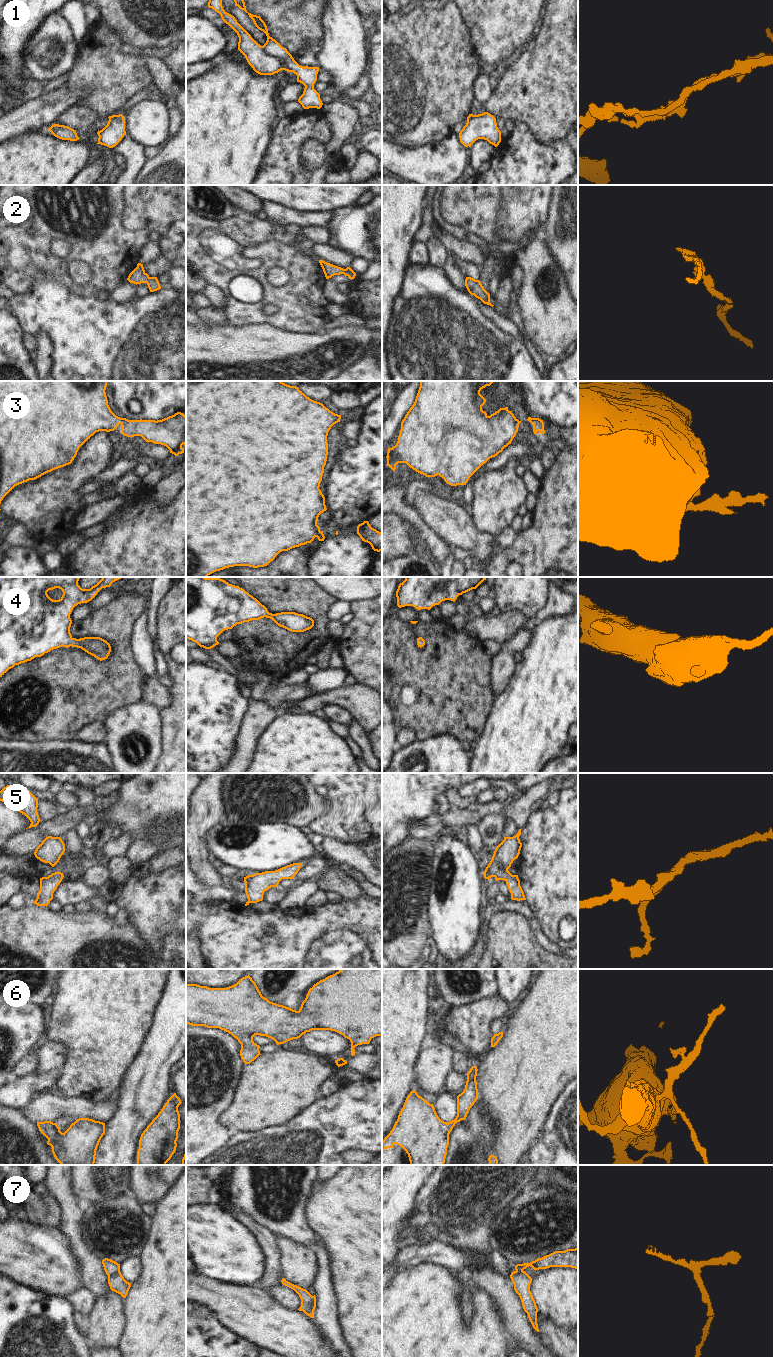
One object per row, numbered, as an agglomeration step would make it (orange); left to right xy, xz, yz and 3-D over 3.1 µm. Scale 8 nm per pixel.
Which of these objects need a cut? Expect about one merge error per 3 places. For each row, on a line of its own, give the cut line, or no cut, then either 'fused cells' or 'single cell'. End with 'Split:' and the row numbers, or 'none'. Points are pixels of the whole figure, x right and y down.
1: no cut; single cell
2: no cut; single cell
3: no cut; single cell
4: no cut; single cell
5: no cut; single cell
6: no cut; single cell
7: cut in xy along (119, 1270), (108, 1276); fused cells
Split: 7

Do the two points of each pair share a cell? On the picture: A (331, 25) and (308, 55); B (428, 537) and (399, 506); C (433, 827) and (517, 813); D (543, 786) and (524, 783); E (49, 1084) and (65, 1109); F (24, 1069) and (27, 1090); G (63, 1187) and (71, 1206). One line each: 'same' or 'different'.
A: different
B: same
C: same
D: different
E: different
F: different
G: same

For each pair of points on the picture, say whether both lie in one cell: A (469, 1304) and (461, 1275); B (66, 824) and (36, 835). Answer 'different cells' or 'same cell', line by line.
A: same cell
B: same cell

